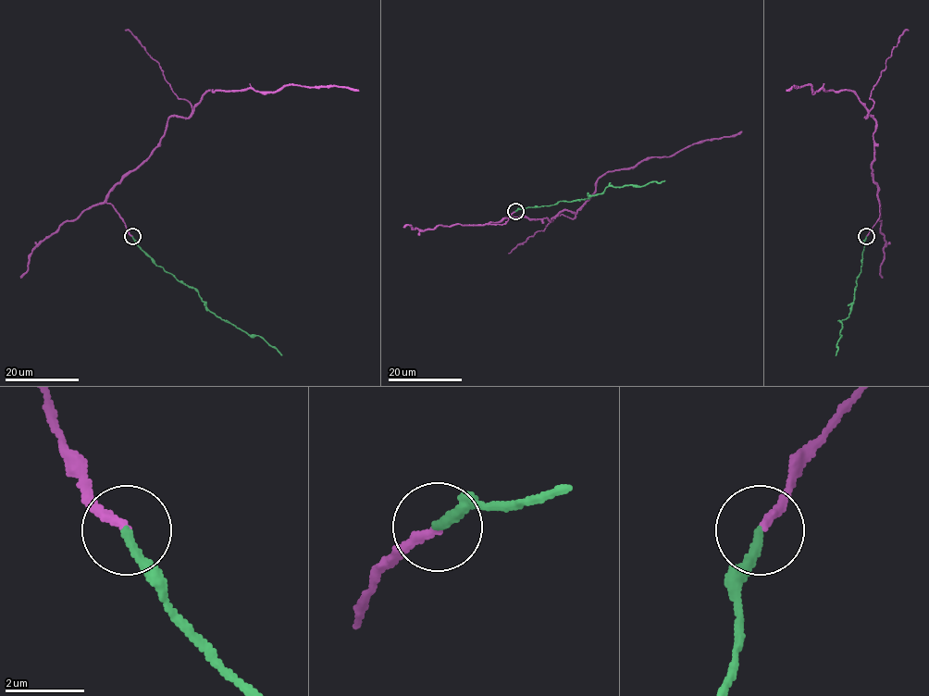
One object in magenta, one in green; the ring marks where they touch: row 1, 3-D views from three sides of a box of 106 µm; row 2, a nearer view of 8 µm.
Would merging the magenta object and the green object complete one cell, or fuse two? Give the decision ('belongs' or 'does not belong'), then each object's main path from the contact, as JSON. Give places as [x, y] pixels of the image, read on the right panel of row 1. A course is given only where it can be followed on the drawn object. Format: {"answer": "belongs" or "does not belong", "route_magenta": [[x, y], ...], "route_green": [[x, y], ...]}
{"answer": "belongs", "route_magenta": [[866, 236], [880, 216], [875, 120], [852, 91], [786, 91]], "route_green": [[866, 237], [854, 303], [848, 316], [840, 321], [840, 337], [835, 355]]}

